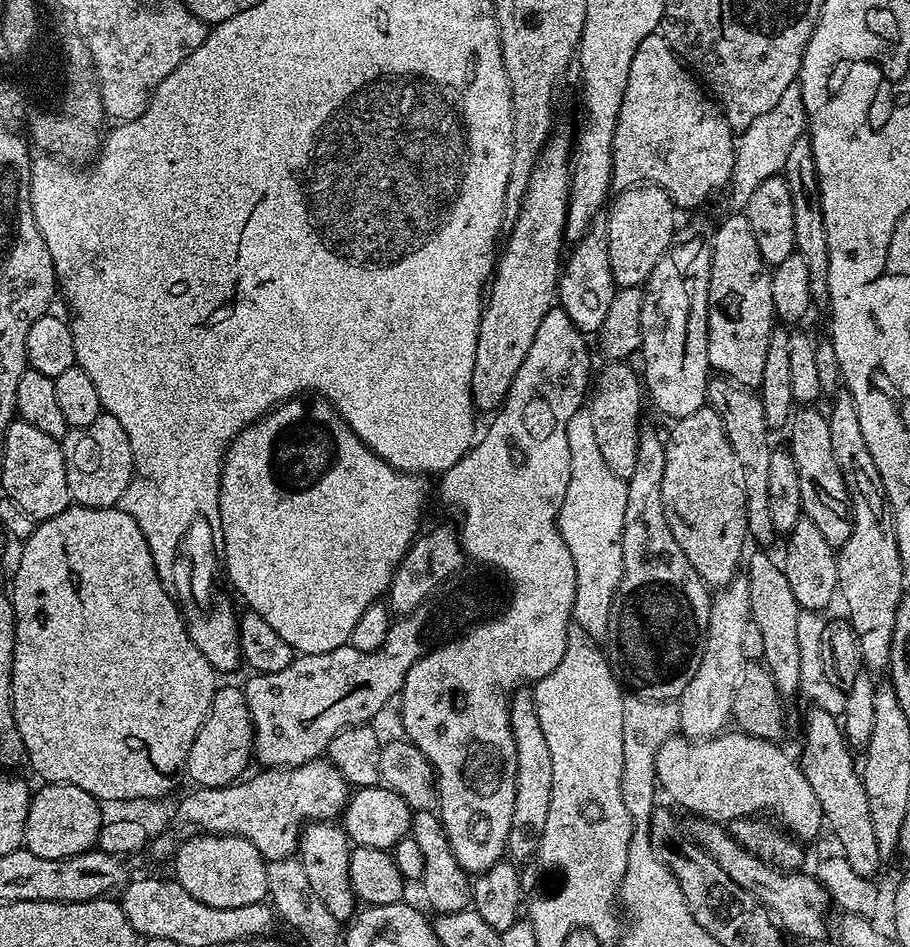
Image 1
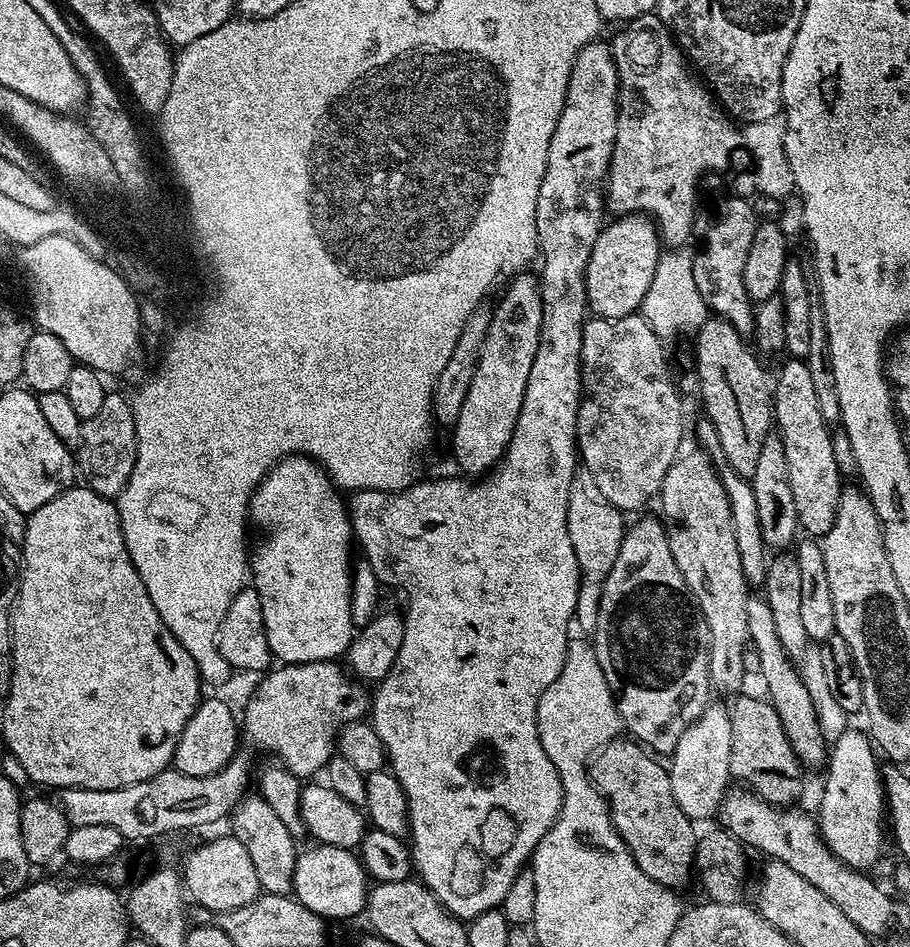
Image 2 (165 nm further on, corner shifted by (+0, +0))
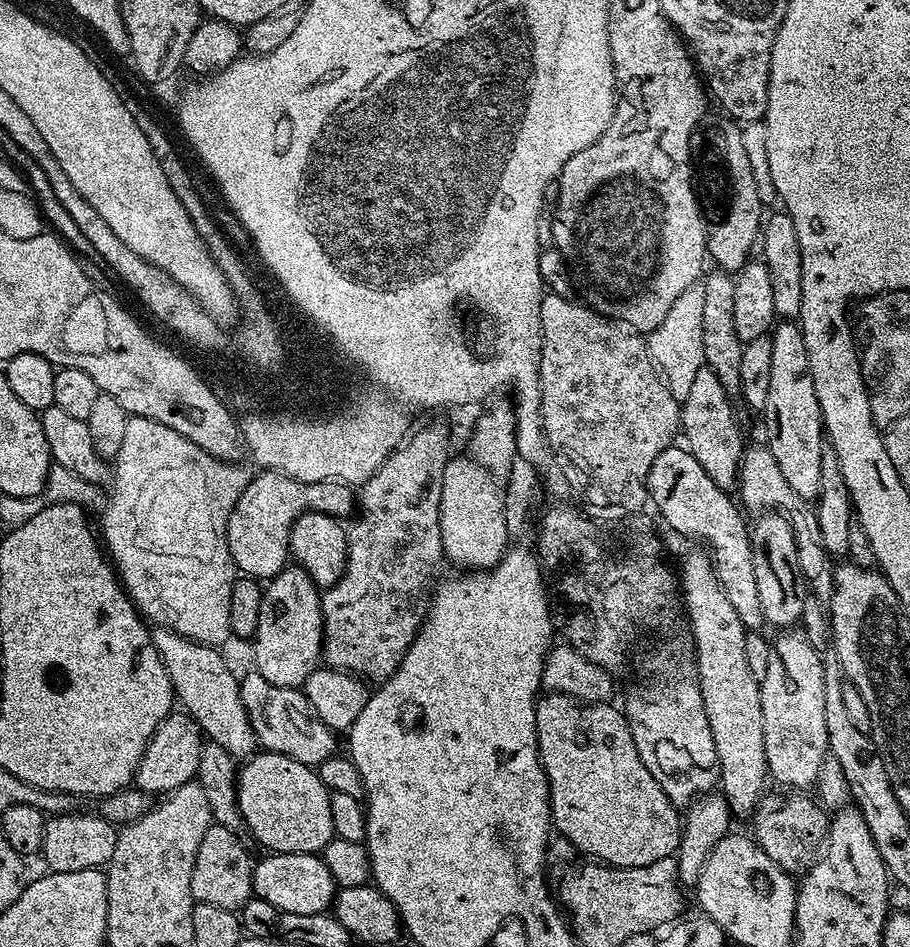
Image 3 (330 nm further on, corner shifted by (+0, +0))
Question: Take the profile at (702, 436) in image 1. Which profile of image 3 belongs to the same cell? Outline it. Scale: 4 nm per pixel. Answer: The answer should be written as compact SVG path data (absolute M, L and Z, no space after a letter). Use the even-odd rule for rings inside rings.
M704 550L699 551L690 553L681 562L680 570L678 568L678 584L681 589L684 587L684 608L688 611L688 624L692 627L690 640L696 652L695 675L700 682L702 702L706 706L706 718L710 722L710 734L714 734L718 784L733 817L748 818L761 803L765 795L764 779L767 781L770 776L762 730L761 681L754 674L750 674L750 666L746 663L746 629L742 618L738 618L730 598L726 598L726 590L722 590L711 555Z

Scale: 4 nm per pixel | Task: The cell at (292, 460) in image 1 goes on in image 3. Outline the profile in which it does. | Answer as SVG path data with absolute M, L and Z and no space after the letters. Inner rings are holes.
M285 566L274 579L263 585L262 591L264 597L258 610L258 630L254 637L256 645L252 648L253 654L256 655L255 671L260 672L266 682L274 682L274 686L300 688L322 660L324 619L320 609L321 589L316 587L303 567Z

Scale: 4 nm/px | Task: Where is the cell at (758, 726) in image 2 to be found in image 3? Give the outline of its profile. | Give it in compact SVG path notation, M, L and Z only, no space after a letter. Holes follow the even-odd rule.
M788 794L785 800L767 800L757 807L750 820L754 839L782 871L793 878L803 877L828 839L829 813L808 794Z

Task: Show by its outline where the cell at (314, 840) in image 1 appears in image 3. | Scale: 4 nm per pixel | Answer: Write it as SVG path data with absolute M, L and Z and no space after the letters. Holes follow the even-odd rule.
M159 626L151 629L152 641L166 666L166 674L170 674L170 682L175 699L179 707L191 716L208 740L218 742L234 758L247 758L257 751L256 735L250 726L250 718L246 718L246 706L242 706L240 697L240 682L237 673L232 673L230 665L224 661L223 651L220 648L211 648L209 644L199 644L197 640L188 640L178 636L169 628Z

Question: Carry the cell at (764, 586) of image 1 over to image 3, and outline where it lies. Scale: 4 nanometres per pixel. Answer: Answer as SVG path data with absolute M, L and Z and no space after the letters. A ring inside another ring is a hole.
M704 365L698 370L693 386L686 398L681 401L682 440L689 452L698 458L698 466L710 474L714 486L729 494L737 491L740 482L740 463L744 461L746 443L736 421L732 400L721 380Z

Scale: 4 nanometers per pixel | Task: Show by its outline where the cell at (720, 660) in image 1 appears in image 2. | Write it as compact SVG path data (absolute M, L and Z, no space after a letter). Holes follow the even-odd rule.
M716 702L709 703L704 709L704 713L695 720L682 734L682 738L678 738L678 746L670 753L670 767L668 768L668 777L670 778L670 786L674 790L674 800L678 802L678 806L682 810L682 814L686 814L694 822L700 820L708 820L717 815L721 804L724 803L724 793L729 791L730 777L730 711Z

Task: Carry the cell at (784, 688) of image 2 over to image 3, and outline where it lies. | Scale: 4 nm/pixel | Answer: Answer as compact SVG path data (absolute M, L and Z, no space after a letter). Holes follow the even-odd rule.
M684 446L667 448L658 454L658 458L654 458L654 466L650 466L648 475L648 495L651 503L656 503L661 518L678 535L689 536L705 544L701 545L712 557L722 590L726 590L726 598L730 598L745 629L760 630L760 627L765 627L762 602L758 599L758 582L754 578L750 524L744 521L745 513L738 507L737 501L714 486L710 474L698 466L698 458L694 458L694 454Z

